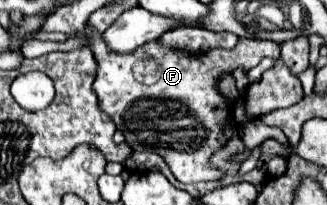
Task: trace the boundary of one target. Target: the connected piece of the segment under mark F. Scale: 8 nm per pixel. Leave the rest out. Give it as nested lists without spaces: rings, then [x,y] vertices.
[[[87,26],[85,32],[91,36],[89,48],[99,62],[93,82],[99,108],[113,118],[125,142],[135,152],[161,154],[175,178],[185,184],[219,180],[223,174],[209,166],[209,156],[229,138],[223,126],[229,122],[231,110],[225,96],[215,90],[215,82],[227,70],[239,66],[249,70],[265,56],[279,58],[279,46],[269,40],[239,38],[233,50],[185,56],[185,52],[173,52],[173,48],[161,48],[161,44],[149,42],[131,54],[115,54],[101,44],[101,34],[95,28]]]

